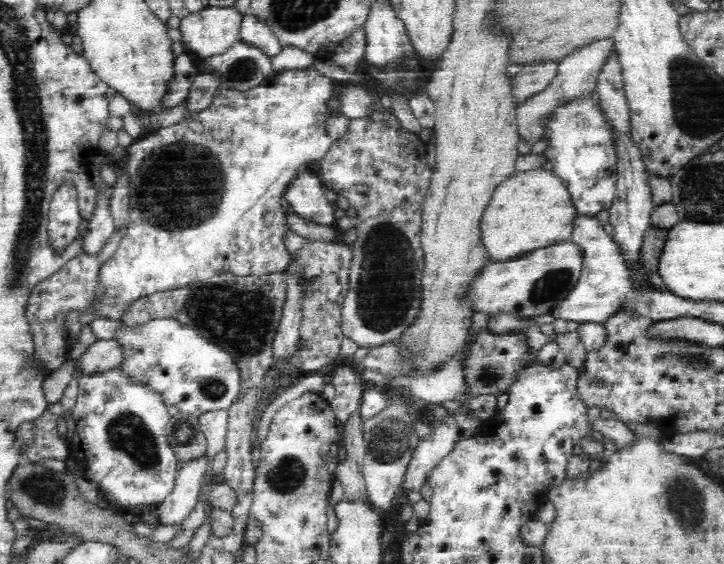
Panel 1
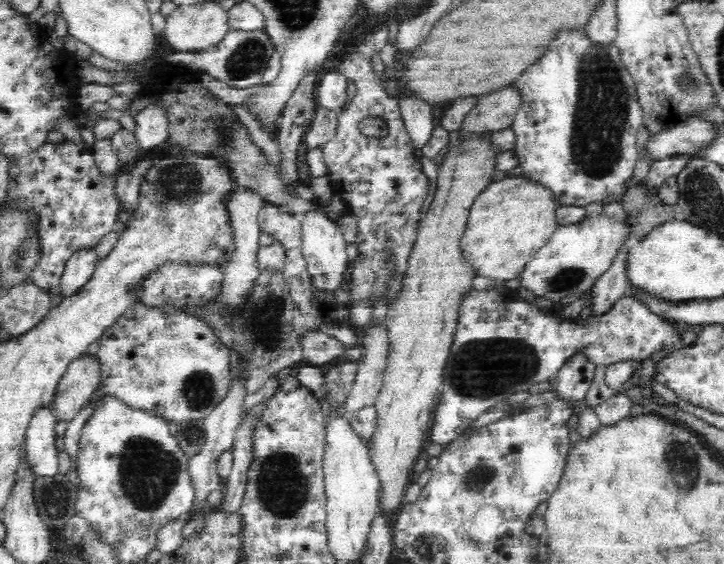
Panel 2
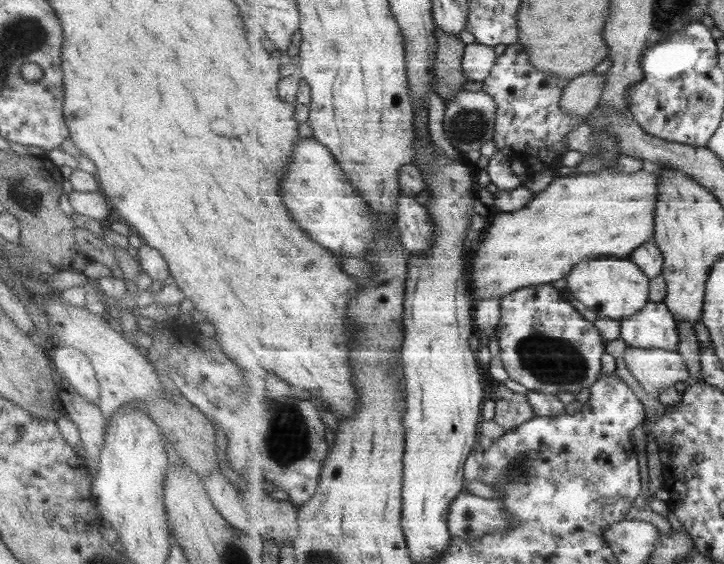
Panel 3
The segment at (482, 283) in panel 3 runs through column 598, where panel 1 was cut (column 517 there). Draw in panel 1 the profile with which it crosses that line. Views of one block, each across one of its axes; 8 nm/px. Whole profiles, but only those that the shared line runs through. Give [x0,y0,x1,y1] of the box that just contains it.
[480,168,578,262]

